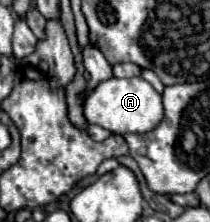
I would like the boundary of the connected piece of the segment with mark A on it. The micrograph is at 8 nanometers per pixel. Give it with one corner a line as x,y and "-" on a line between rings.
132,77
132,79
106,79
102,81
90,97
84,101
84,117
88,123
100,125
108,129
110,133
116,135
126,135
126,133
148,133
152,131
160,119
164,117
164,107
162,107
162,95
156,93
156,89
144,81
142,77

